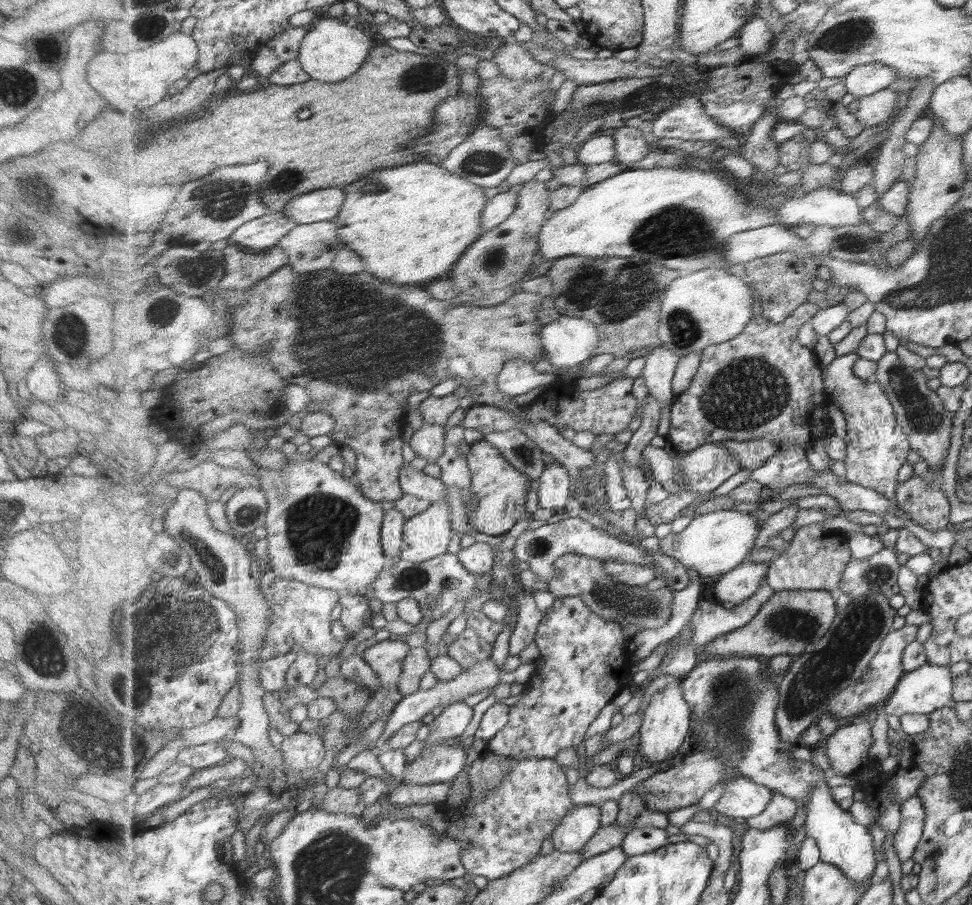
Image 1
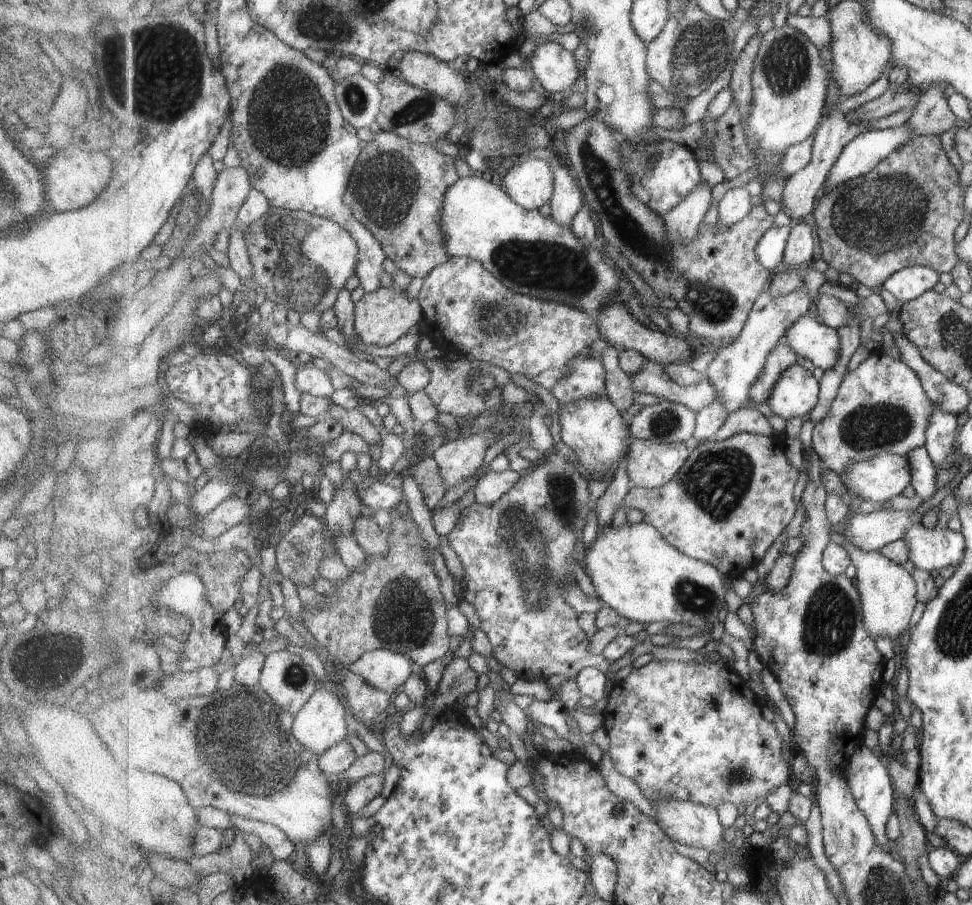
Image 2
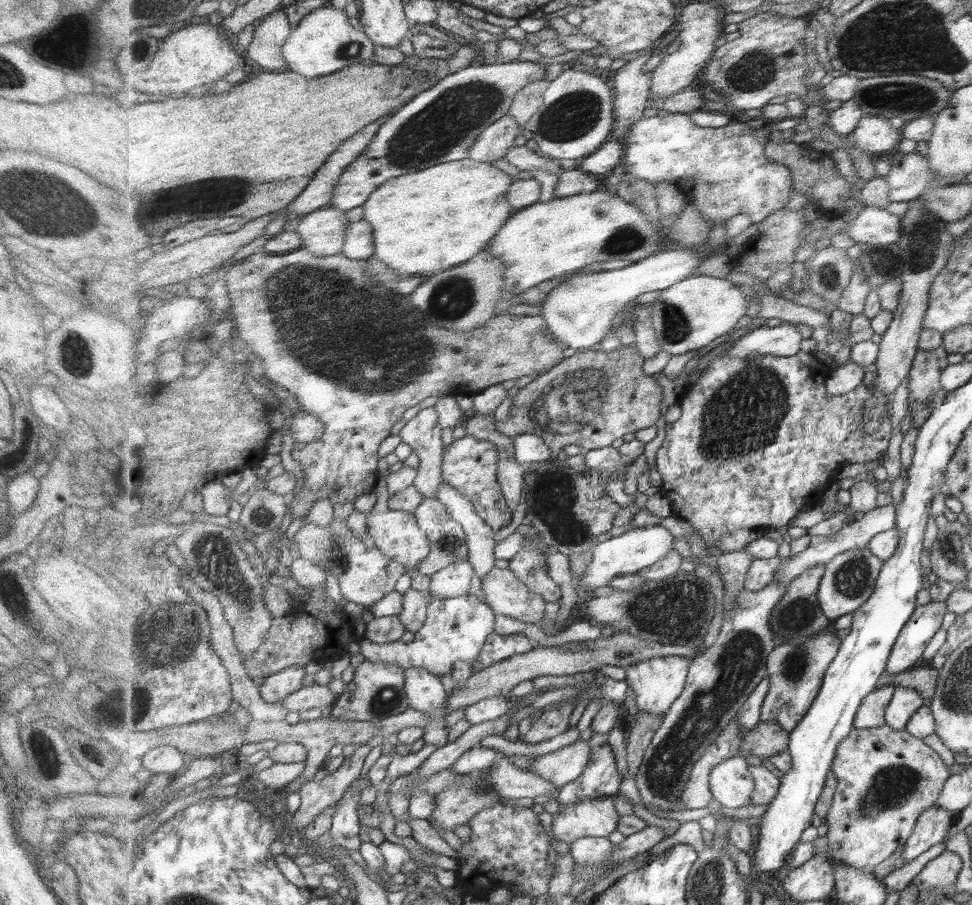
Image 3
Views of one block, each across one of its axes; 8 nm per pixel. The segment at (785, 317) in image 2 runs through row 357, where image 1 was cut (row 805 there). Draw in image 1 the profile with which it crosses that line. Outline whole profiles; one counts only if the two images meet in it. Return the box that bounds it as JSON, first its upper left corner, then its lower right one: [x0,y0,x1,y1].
[713,776,773,819]

